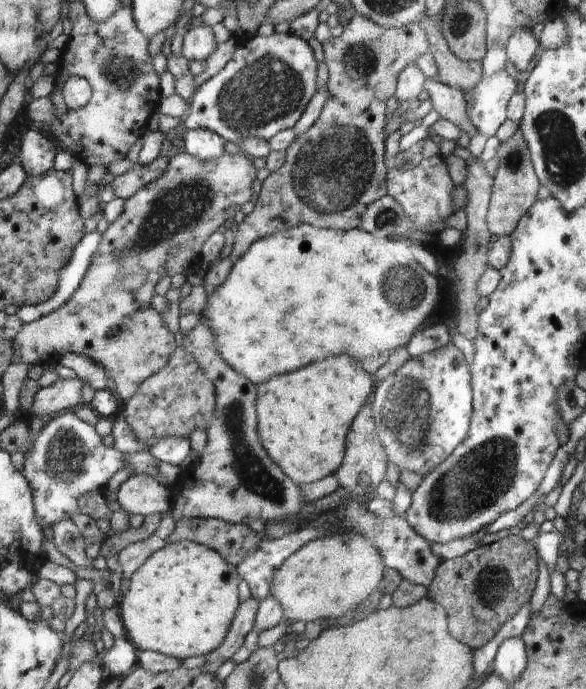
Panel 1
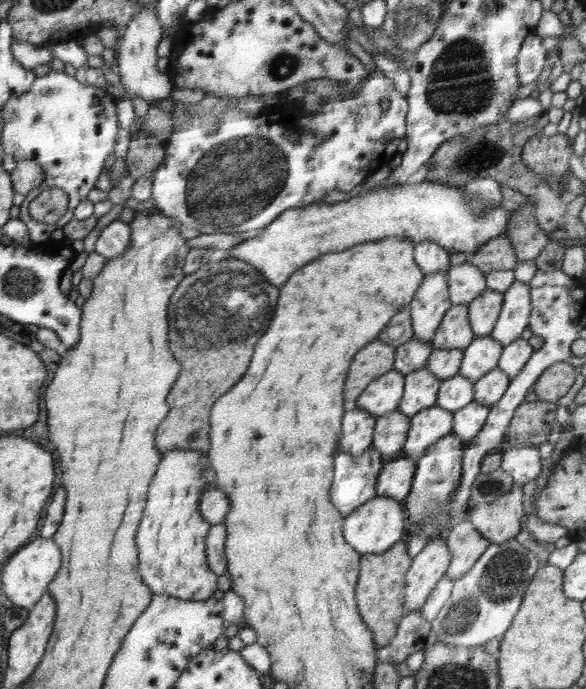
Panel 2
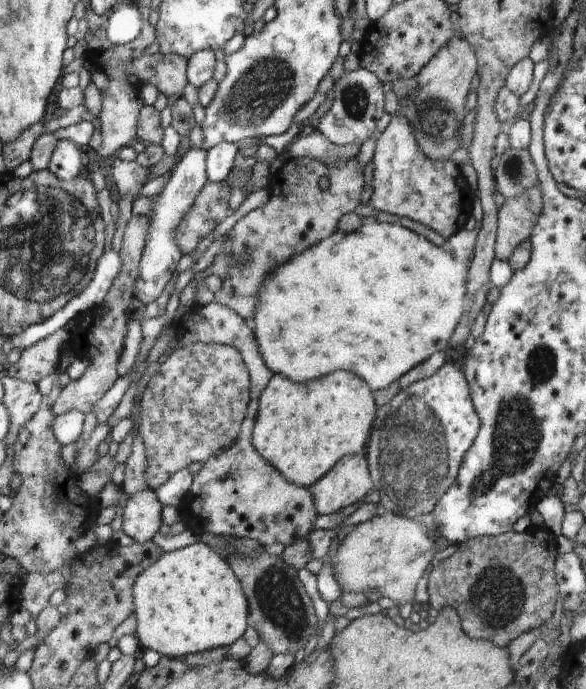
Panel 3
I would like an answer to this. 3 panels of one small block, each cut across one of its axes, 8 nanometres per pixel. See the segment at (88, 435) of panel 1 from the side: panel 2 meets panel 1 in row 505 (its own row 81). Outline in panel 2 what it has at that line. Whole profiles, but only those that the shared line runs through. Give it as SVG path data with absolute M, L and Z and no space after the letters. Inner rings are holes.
M50 70L35 80L30 90L10 99L3 108L5 129L1 141L6 152L17 162L34 160L44 169L43 184L30 191L21 207L20 217L28 223L32 244L50 243L50 235L58 228L68 228L73 223L75 208L86 200L88 192L96 189L96 182L104 172L106 160L114 154L118 140L118 118L114 98L106 90L88 90L86 84L64 71ZM52 187L60 188L68 195L66 213L53 224L39 224L31 219L28 204L38 194Z

